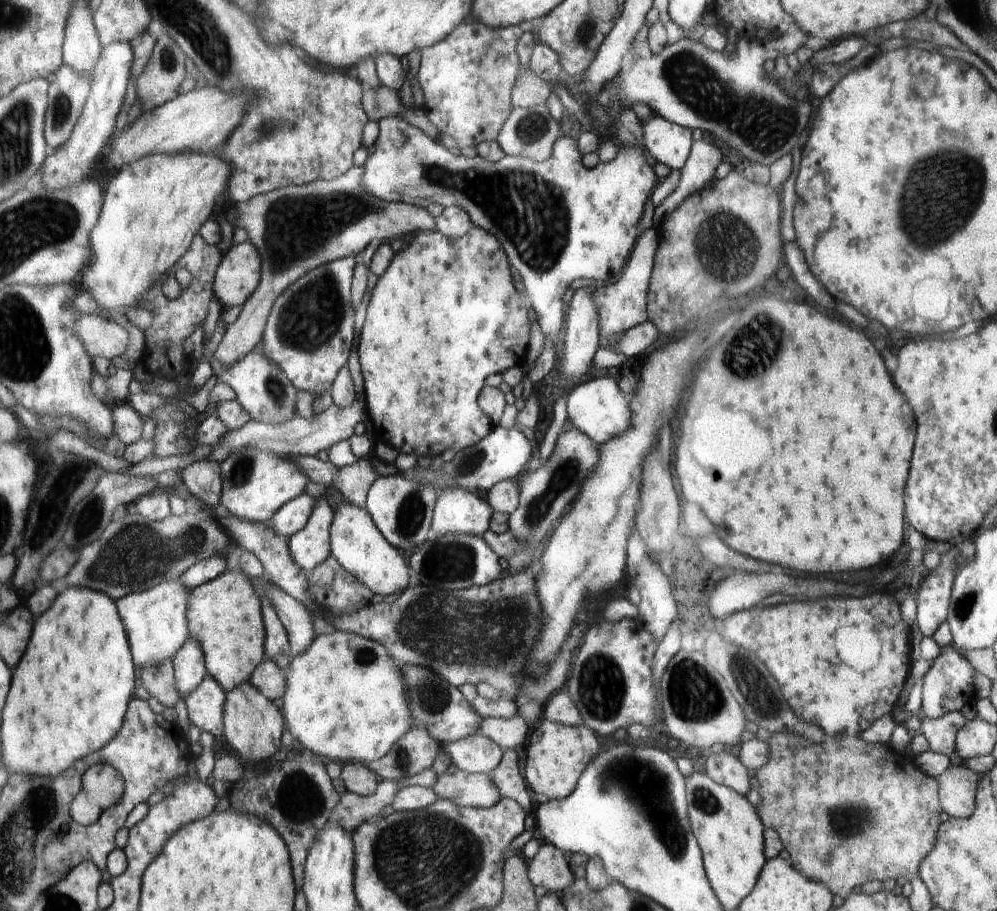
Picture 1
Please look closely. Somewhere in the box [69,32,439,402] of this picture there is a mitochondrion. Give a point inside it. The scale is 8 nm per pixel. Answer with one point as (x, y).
(298, 227)

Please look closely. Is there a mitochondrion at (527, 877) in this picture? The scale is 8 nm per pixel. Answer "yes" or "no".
no

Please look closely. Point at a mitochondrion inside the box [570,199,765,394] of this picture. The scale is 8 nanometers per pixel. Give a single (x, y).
(723, 229)

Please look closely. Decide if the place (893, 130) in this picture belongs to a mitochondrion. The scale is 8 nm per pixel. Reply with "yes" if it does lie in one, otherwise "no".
no

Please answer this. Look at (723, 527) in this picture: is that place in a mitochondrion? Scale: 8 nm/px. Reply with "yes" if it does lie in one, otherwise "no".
yes

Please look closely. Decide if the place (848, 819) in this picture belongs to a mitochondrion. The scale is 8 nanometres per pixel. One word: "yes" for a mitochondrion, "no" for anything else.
yes

